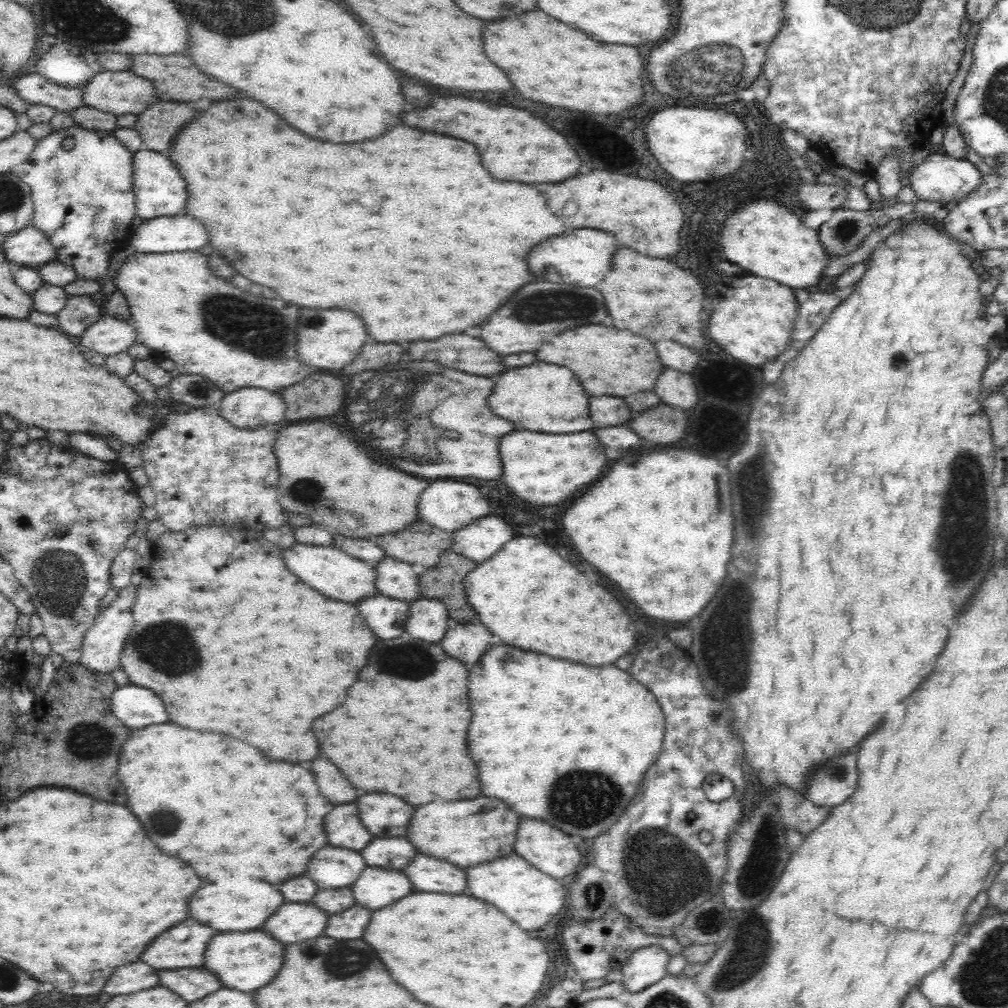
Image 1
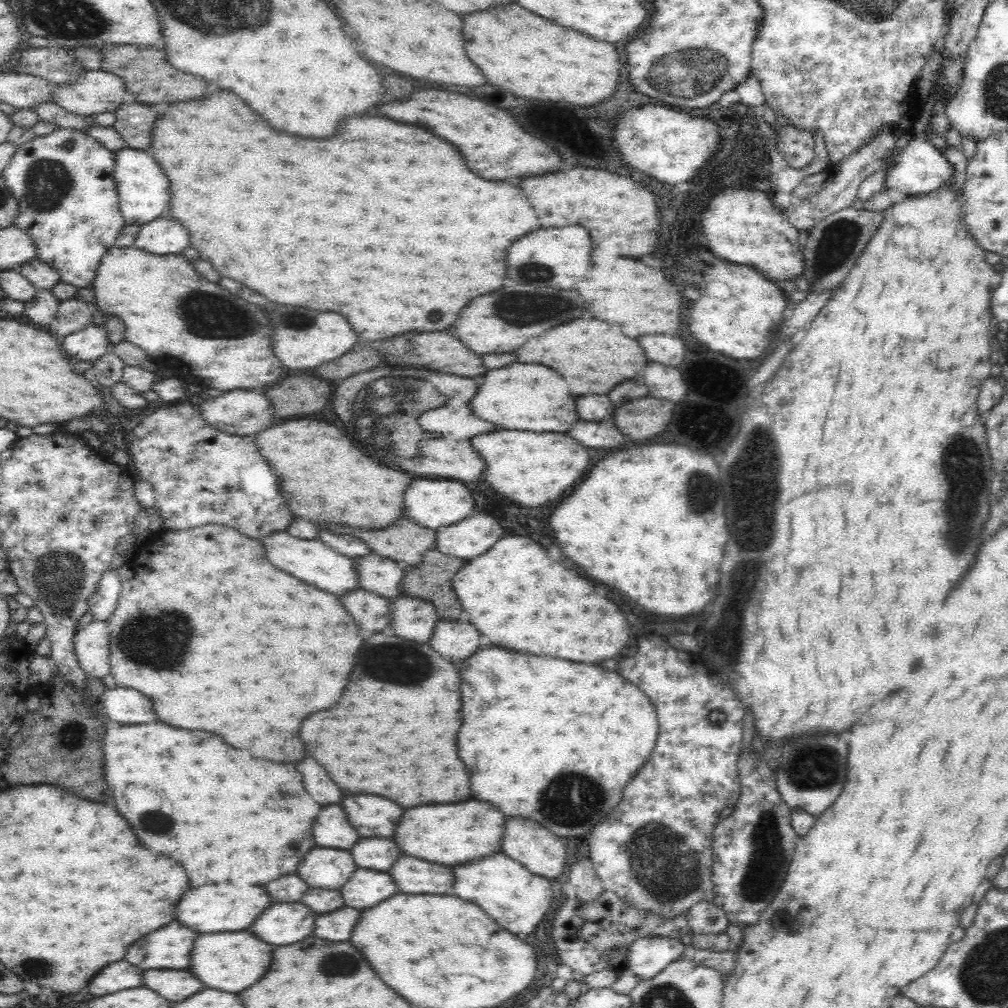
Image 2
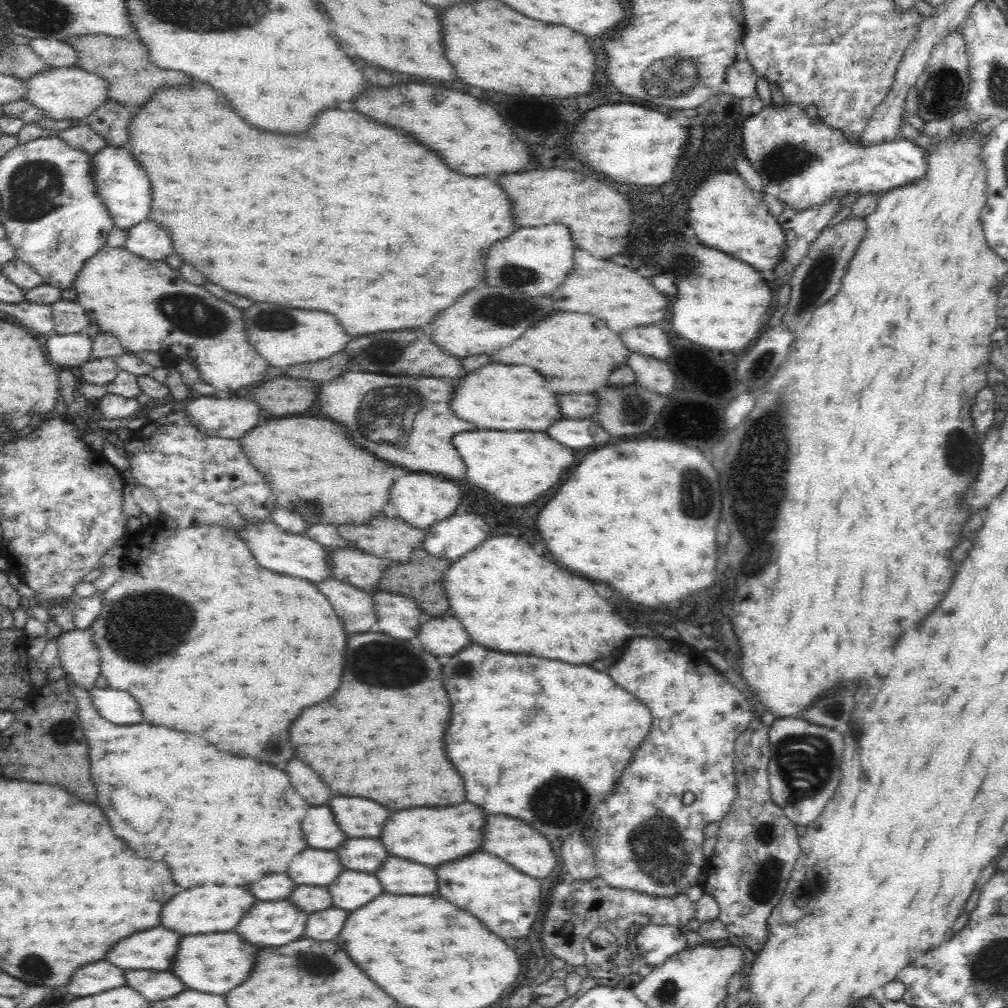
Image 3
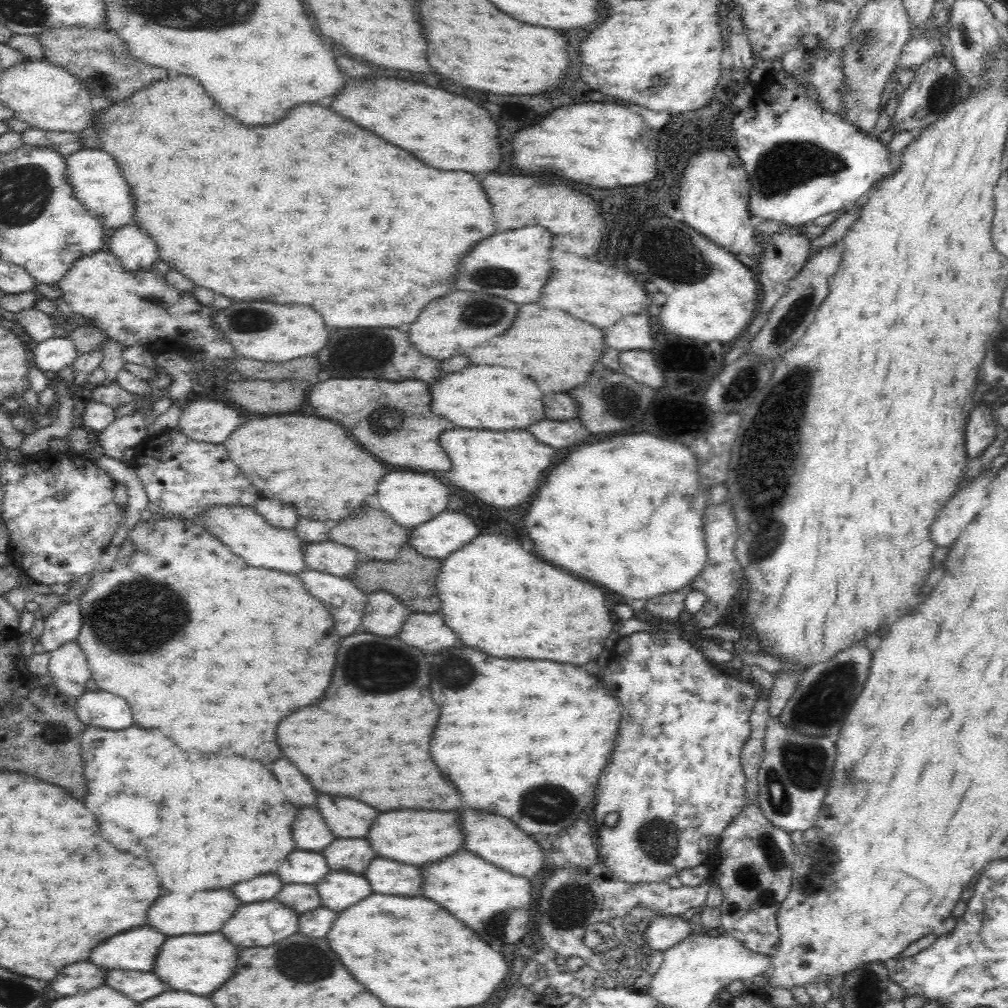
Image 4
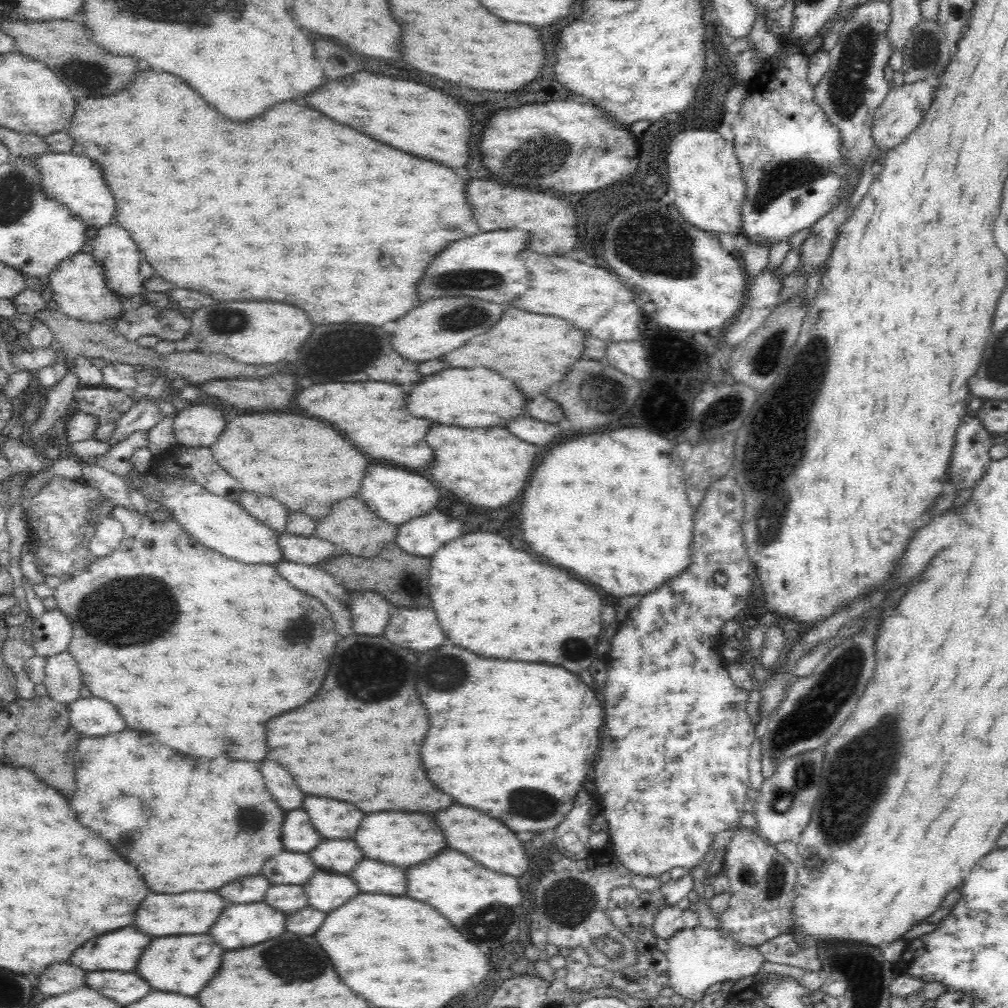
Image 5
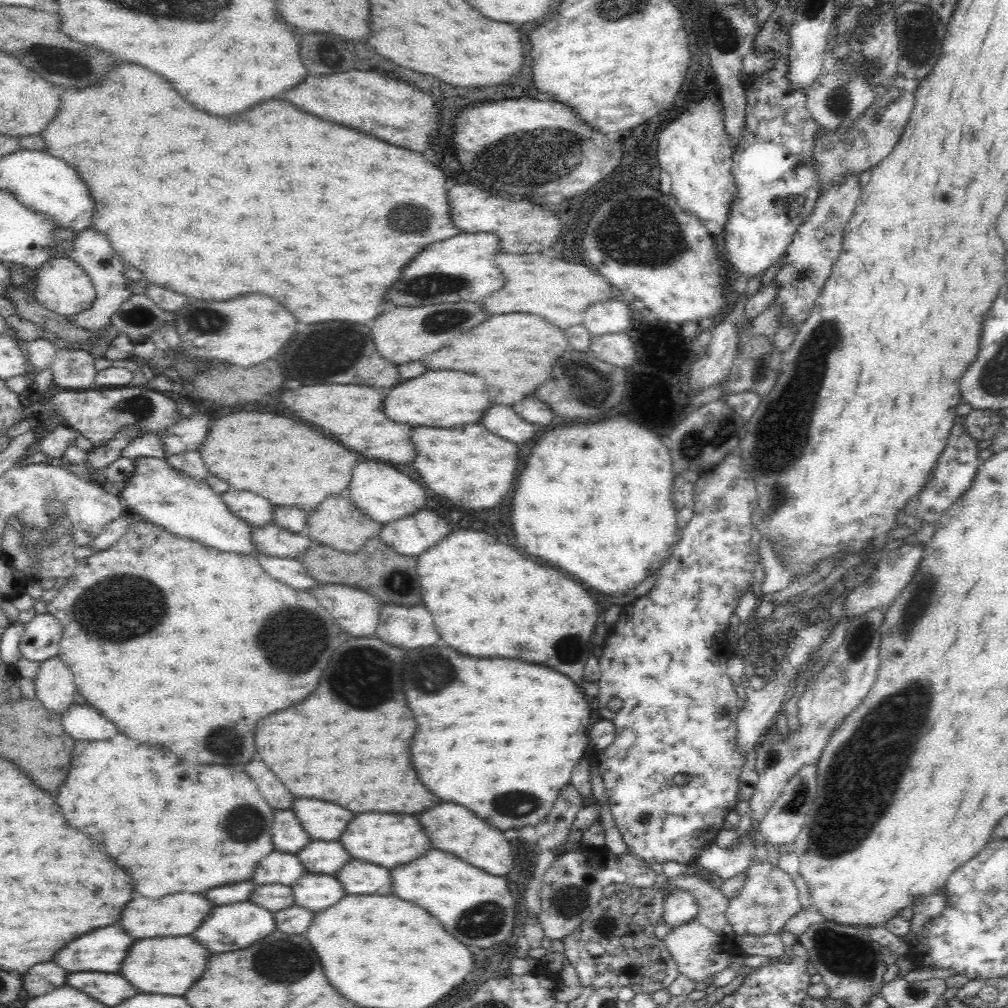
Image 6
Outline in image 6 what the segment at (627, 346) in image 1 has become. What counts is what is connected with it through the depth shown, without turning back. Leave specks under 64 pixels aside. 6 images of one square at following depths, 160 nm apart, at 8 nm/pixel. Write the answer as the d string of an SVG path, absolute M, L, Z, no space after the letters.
M502 314L488 318L474 330L454 336L442 350L423 356L422 363L426 370L462 370L466 374L478 374L478 378L486 382L492 404L512 404L530 396L536 386L552 376L552 364L564 350L568 350L564 332L542 318L534 314Z

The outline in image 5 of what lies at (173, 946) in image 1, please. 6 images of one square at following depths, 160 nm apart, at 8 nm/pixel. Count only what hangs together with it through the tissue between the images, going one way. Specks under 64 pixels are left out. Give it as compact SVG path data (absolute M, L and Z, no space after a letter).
M122 928L122 930L114 930L108 934L102 934L98 938L94 938L92 942L84 942L82 948L78 948L70 962L86 972L90 970L122 970L122 972L132 972L136 968L136 962L144 950L144 946L150 942L152 938L146 934L140 934L136 928Z

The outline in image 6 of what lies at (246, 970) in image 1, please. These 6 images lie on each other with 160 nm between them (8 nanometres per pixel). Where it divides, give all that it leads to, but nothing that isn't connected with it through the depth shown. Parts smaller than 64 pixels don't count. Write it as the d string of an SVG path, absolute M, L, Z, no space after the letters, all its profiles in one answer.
M148 938L138 940L130 946L126 960L120 966L120 974L134 986L138 992L146 994L174 994L184 996L186 990L202 976L206 968L206 960L212 954L202 948L194 938Z

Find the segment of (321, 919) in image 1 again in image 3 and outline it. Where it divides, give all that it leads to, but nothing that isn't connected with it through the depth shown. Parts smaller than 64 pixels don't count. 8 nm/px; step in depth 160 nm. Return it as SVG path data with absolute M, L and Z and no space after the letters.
M285 899L256 902L242 916L236 932L254 946L284 946L303 936L308 915Z

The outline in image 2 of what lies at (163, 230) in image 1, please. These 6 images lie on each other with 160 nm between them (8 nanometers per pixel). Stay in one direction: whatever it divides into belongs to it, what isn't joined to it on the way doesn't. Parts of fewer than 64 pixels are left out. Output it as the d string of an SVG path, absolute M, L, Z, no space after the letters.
M162 216L140 225L133 245L148 254L179 254L188 246L188 231L174 219Z

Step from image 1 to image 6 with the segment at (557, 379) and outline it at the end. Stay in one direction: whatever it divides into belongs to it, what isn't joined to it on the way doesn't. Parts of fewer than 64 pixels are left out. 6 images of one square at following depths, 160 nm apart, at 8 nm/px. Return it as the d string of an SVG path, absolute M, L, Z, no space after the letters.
M430 370L424 372L420 378L408 378L406 382L390 388L390 392L384 396L382 413L392 422L456 428L464 424L476 424L486 408L490 408L490 402L482 378L450 370Z

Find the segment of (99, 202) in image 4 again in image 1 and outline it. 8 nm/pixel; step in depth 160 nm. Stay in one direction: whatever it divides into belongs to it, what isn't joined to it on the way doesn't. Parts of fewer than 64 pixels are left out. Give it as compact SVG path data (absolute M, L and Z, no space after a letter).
M144 148L132 153L132 188L130 189L134 195L134 216L142 221L181 214L188 198L186 181L182 180L176 165L165 153Z

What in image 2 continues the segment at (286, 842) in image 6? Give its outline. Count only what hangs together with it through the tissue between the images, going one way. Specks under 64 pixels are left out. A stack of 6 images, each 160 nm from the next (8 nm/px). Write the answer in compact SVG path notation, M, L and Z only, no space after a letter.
M332 804L322 808L318 818L314 820L314 843L318 847L347 850L359 840L356 830L348 824L346 814L340 806Z

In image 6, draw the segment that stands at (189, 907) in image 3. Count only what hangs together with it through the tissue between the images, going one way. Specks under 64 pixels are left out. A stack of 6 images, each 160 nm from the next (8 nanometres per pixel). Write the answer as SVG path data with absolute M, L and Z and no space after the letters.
M170 894L166 898L148 900L144 896L132 896L128 906L122 910L120 926L132 938L156 938L156 936L188 936L202 922L204 914L210 910L210 902L196 894Z

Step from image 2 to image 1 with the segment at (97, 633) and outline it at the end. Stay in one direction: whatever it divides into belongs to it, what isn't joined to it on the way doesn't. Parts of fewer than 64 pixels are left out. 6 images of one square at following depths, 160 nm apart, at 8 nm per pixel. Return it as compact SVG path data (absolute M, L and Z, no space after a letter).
M131 584L131 586L118 593L117 598L99 612L94 620L94 624L84 632L80 664L84 665L87 669L99 673L111 673L113 670L120 669L122 646L124 646L124 640L126 640L126 634L132 628L130 606L134 602L137 588L137 586Z

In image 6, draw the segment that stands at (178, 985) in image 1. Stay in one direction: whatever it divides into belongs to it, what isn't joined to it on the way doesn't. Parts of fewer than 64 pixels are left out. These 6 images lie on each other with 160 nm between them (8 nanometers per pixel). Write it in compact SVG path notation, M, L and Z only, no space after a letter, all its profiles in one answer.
M68 974L66 984L90 994L104 1006L116 1006L136 994L136 988L118 974Z

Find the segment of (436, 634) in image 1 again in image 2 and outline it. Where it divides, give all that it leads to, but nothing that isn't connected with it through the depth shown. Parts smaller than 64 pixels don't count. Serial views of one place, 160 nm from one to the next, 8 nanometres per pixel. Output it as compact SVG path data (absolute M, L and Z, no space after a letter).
M402 594L388 599L388 607L390 607L389 632L394 632L397 637L406 640L428 643L434 624L439 620L432 603Z

